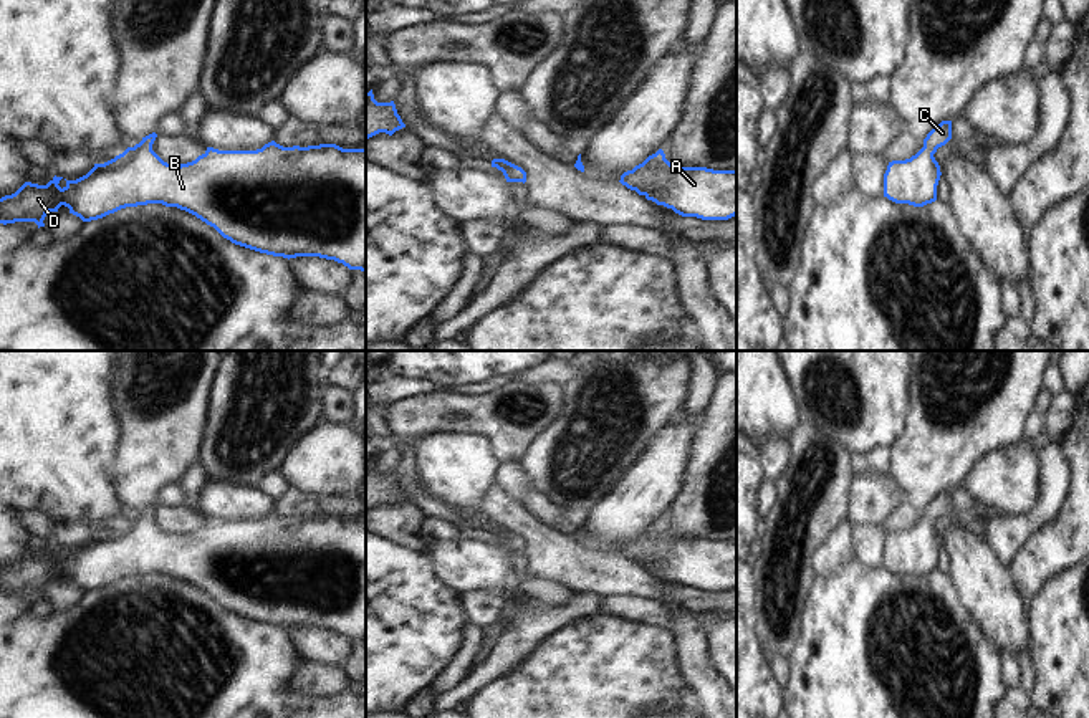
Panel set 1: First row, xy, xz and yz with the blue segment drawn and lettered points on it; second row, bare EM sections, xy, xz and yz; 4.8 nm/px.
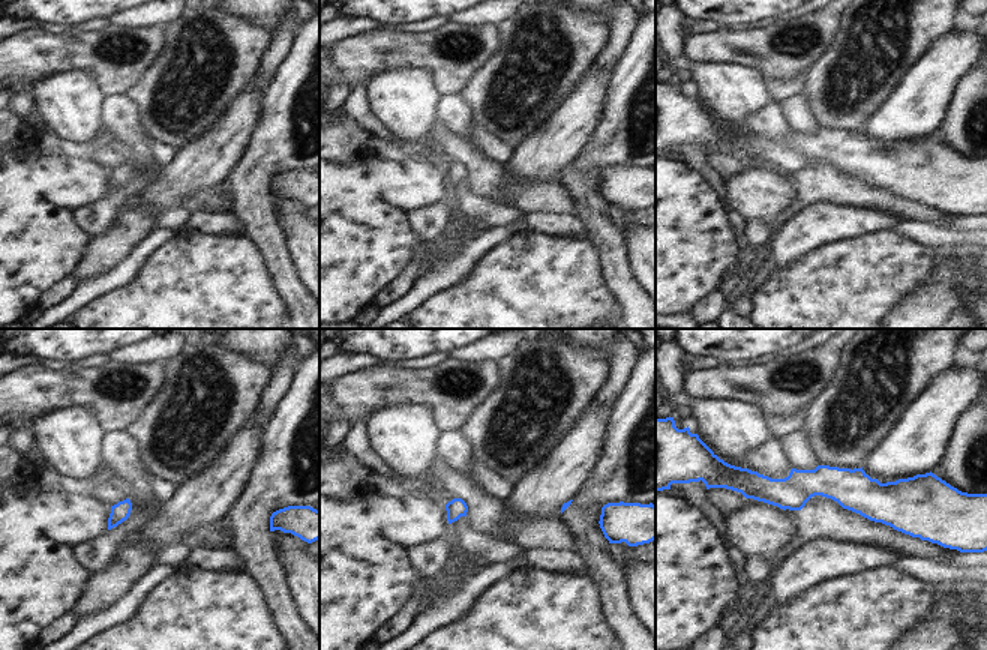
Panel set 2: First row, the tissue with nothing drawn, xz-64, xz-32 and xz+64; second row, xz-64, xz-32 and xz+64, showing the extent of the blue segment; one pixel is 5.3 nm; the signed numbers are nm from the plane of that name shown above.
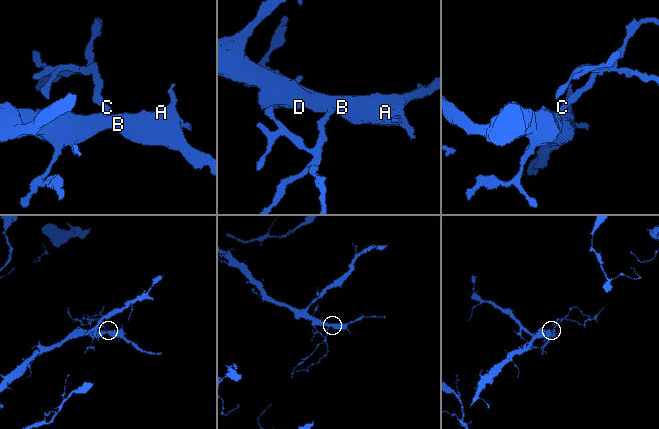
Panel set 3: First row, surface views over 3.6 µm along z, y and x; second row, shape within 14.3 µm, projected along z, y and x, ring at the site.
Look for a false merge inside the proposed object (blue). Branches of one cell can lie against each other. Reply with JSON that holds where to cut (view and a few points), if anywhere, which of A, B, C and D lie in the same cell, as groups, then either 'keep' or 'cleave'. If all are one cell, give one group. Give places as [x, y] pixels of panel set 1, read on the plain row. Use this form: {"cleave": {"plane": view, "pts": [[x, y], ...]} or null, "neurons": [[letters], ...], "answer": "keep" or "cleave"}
{"cleave": null, "neurons": [["A", "B", "C", "D"]], "answer": "keep"}

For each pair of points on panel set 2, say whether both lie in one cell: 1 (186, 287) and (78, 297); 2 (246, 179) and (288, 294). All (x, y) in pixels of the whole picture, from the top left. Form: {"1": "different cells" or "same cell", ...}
{"1": "different cells", "2": "same cell"}

